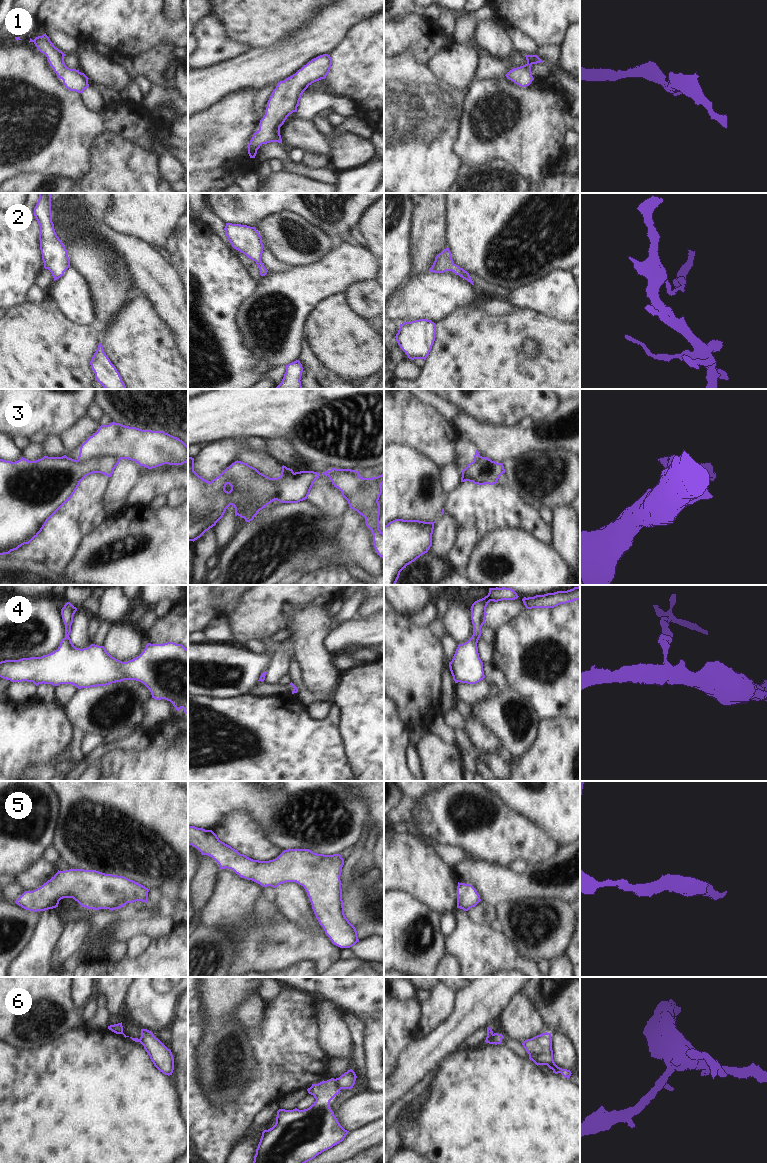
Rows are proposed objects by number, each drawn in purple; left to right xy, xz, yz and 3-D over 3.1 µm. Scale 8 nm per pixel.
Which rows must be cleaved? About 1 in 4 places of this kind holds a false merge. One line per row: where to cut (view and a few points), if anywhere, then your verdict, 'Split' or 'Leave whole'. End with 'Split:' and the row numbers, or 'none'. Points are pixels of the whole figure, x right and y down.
1: No split. Leave whole
2: No split. Leave whole
3: Split along xy (119, 459), (115, 457), (96, 457), (85, 461), (78, 460). Split
4: No split. Leave whole
5: No split. Leave whole
6: Split along xz (335, 1079), (340, 1089). Split
Split: 3, 6.

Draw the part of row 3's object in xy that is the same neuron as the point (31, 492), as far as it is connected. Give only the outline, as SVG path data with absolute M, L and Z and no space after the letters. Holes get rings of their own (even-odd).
M66 455L44 456L36 461L23 457L16 462L0 459L0 555L9 554L37 537L47 521L70 500L86 476L101 473L111 477L119 462L116 457L81 462Z

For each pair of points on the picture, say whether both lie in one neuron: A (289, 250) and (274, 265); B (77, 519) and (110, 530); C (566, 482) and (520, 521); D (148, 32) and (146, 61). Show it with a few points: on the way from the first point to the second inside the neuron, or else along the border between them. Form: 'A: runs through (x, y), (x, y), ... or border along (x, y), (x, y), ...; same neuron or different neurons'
A: border along (263, 243), (278, 259), (288, 265); different neurons
B: border along (107, 517), (82, 542); different neurons
C: border along (518, 492), (525, 501), (539, 509); different neurons
D: border along (169, 45), (158, 45), (134, 59); different neurons

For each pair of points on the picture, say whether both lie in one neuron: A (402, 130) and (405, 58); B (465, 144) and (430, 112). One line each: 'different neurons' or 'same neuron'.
A: same neuron
B: different neurons

